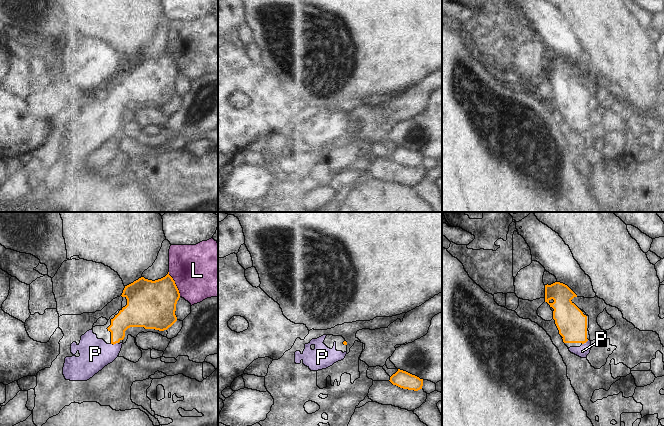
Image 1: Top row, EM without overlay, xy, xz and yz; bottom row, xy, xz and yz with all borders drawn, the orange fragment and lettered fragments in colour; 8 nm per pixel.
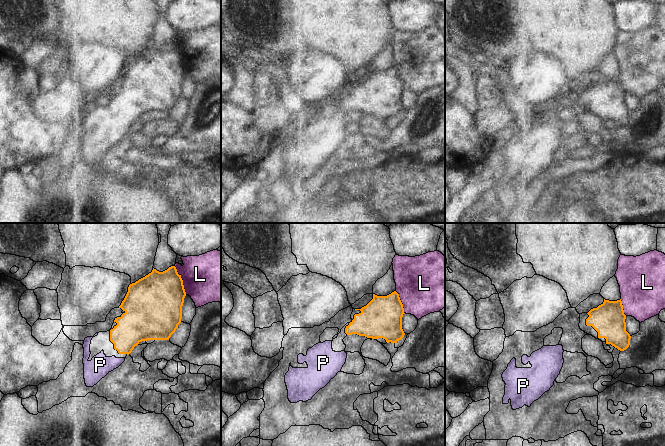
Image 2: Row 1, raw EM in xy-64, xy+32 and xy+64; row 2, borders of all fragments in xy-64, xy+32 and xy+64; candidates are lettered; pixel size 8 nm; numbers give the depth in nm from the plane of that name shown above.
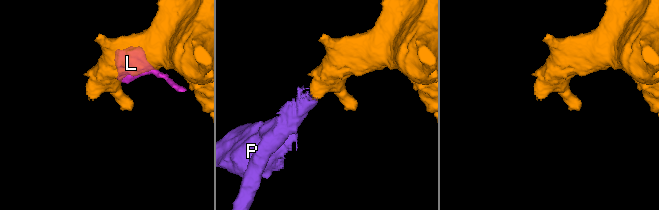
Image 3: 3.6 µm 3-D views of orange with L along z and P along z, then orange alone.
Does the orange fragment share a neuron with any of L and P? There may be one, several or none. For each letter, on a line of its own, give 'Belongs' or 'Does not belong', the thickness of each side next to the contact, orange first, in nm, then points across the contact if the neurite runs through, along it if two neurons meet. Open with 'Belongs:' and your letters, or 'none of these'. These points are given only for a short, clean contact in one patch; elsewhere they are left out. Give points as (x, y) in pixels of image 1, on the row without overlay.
Belongs: P
L: Does not belong. Thickness 380 nm (orange) against 440 nm. Boundary: xy (168, 48), (180, 72)
P: Belongs. Thickness 170 nm (orange) against 240 nm. Path across: xy (129, 92), (117, 104), (114, 119), (103, 130), (95, 130)

